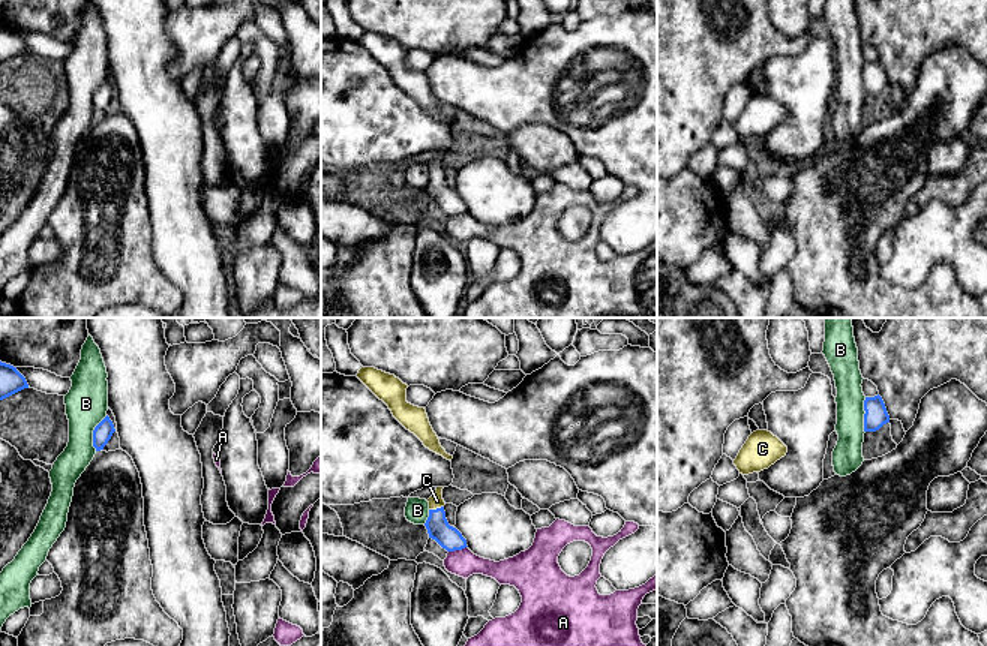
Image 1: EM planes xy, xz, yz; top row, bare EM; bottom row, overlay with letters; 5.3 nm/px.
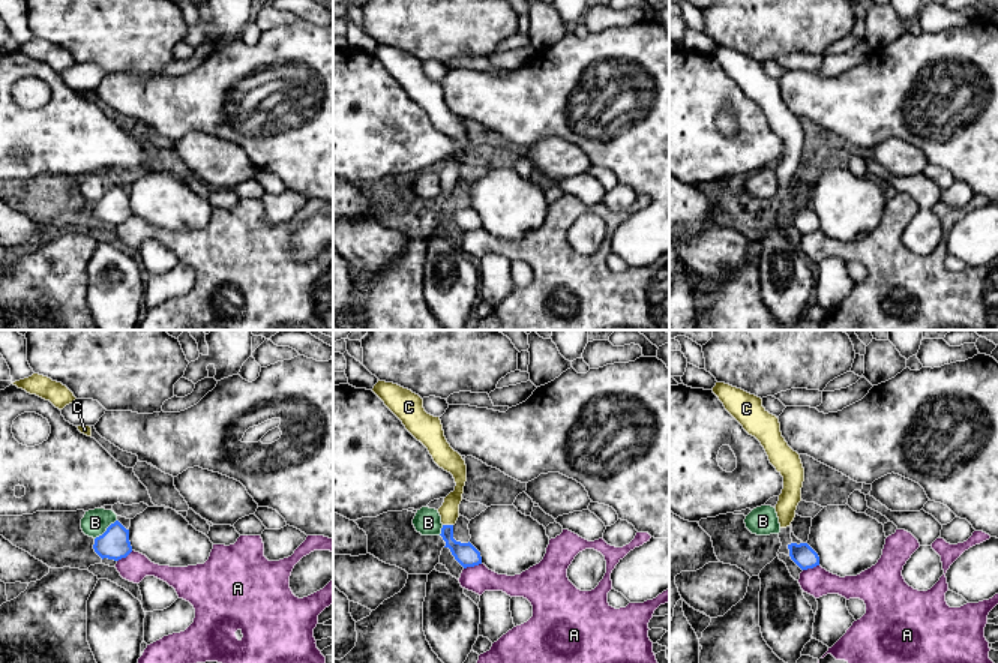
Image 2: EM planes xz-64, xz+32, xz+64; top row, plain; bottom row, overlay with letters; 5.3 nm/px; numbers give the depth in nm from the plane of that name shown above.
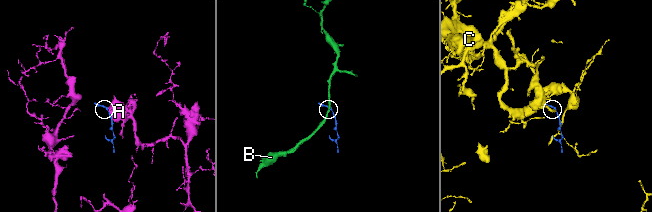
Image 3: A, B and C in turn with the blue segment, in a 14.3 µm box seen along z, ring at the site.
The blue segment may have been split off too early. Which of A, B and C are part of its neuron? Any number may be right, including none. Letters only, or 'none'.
C

